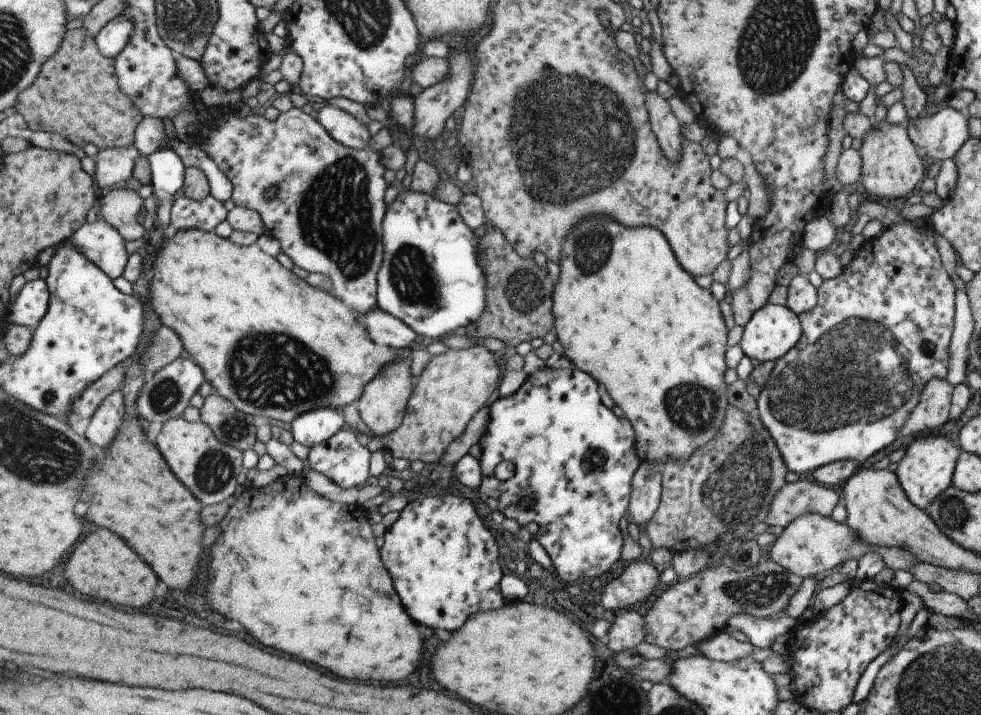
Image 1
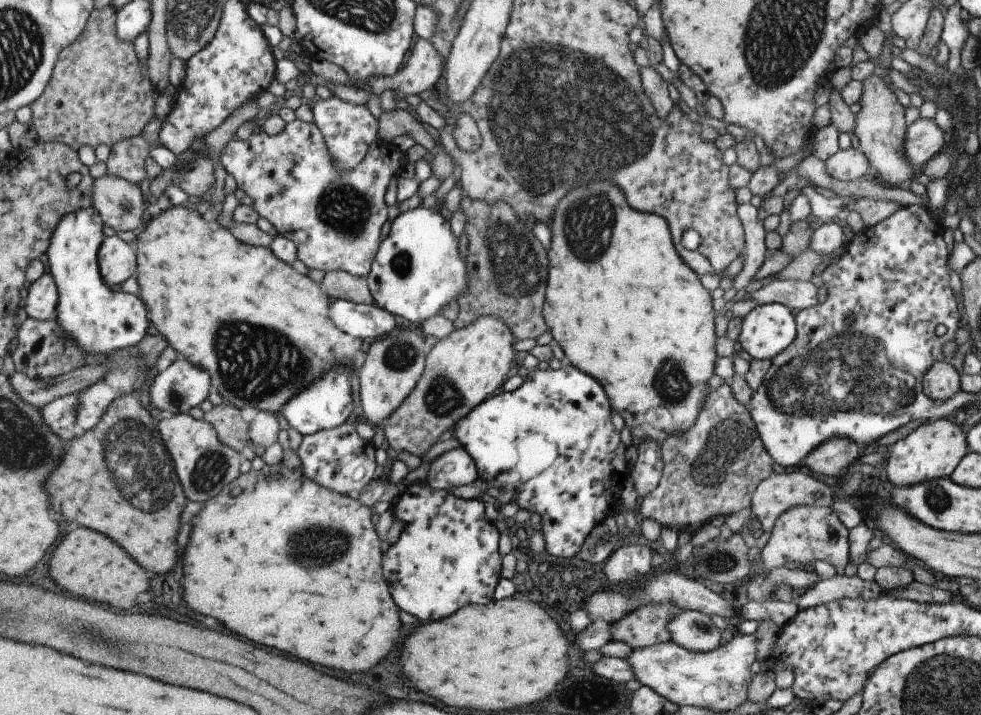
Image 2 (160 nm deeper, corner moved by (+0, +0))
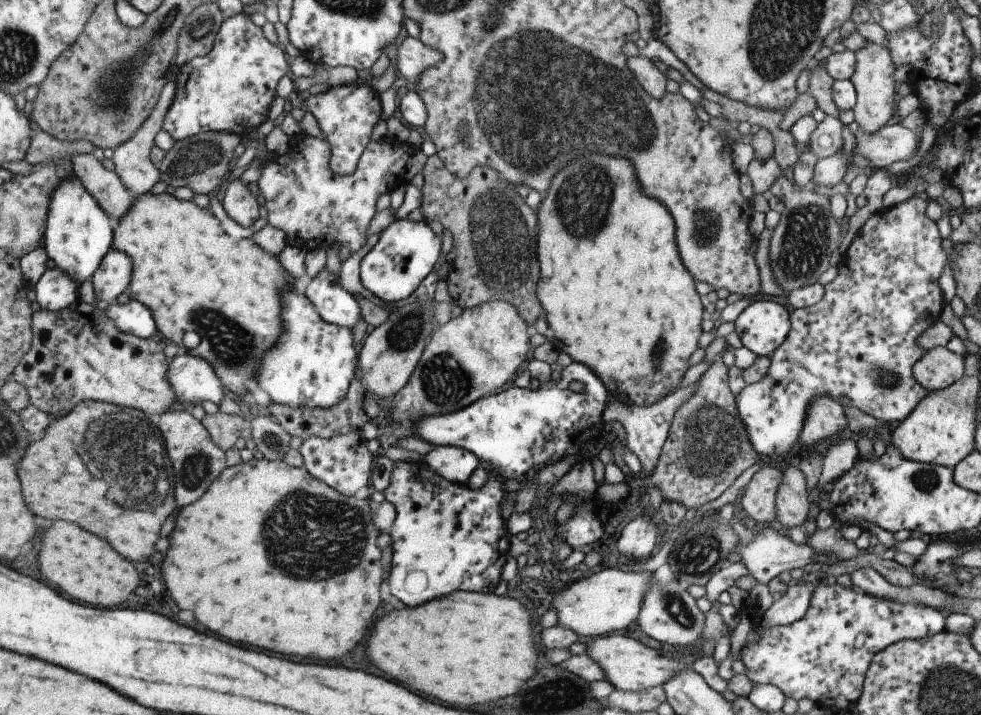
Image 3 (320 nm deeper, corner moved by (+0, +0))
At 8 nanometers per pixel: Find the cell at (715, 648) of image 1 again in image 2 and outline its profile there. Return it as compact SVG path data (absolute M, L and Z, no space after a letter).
M683 609L667 622L666 629L672 643L690 651L705 652L721 644L725 634L719 631L708 614Z

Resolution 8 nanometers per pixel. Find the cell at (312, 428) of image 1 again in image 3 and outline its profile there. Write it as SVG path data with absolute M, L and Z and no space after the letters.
M307 278L293 279L288 287L280 292L280 331L274 343L262 352L252 372L252 382L258 386L274 403L296 409L299 407L326 408L336 405L344 399L349 381L355 370L355 345L351 329L325 322L314 310L305 296Z

